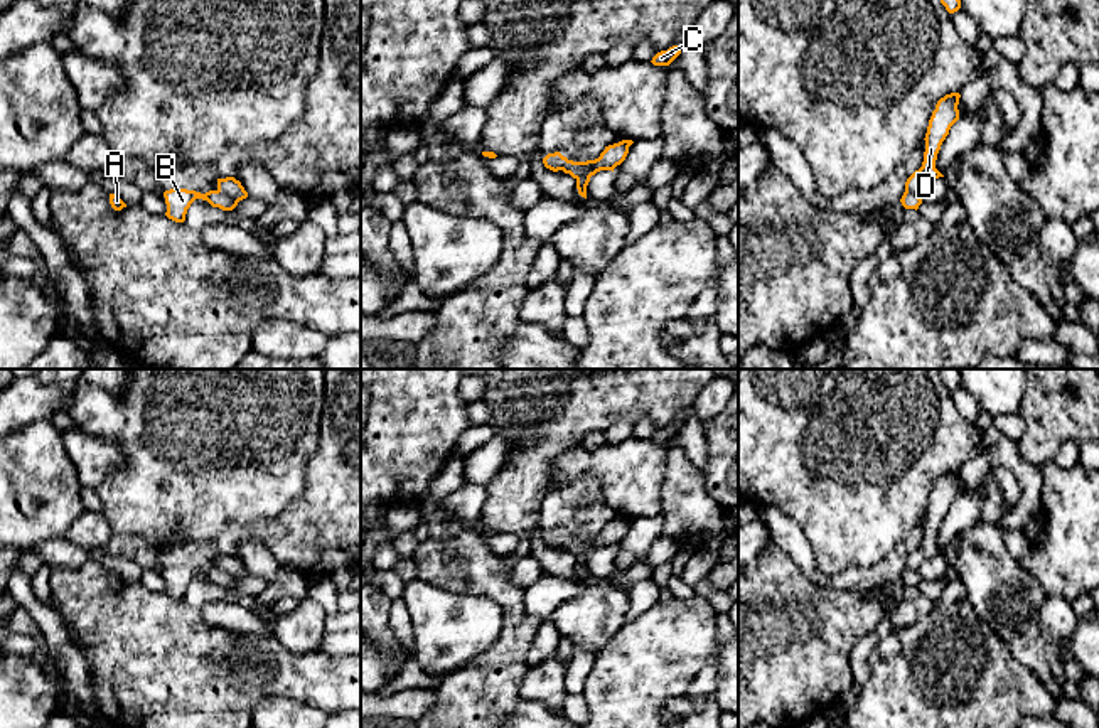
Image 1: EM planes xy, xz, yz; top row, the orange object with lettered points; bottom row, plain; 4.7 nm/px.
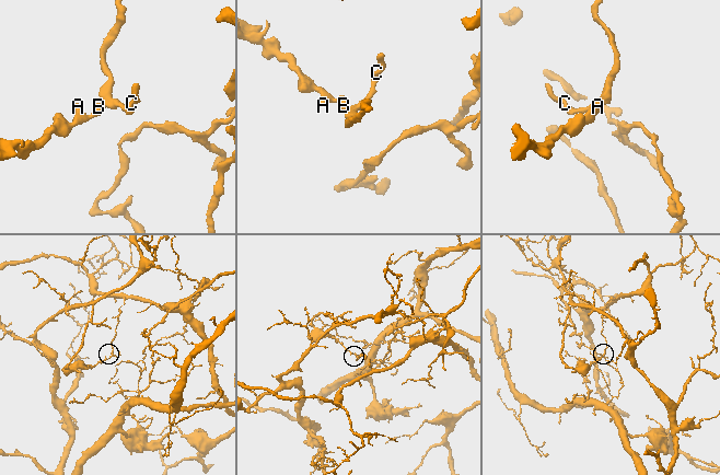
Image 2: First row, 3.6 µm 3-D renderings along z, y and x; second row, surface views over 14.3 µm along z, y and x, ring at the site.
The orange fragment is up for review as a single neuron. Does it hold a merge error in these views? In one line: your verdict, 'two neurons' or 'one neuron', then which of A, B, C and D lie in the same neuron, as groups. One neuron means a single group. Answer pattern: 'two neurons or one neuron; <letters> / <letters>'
two neurons; A B / C D

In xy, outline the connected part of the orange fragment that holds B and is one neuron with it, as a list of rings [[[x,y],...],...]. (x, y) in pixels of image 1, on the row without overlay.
[[[170,566],[164,570],[167,590],[165,593],[175,600],[184,600],[187,586],[196,576],[207,578],[212,585],[219,585],[222,588],[233,588],[238,580],[228,575],[219,568],[209,568],[206,571],[187,568],[187,566]]]

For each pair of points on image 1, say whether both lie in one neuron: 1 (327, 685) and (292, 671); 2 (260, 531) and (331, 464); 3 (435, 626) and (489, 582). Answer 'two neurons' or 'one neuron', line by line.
1: one neuron
2: one neuron
3: two neurons

